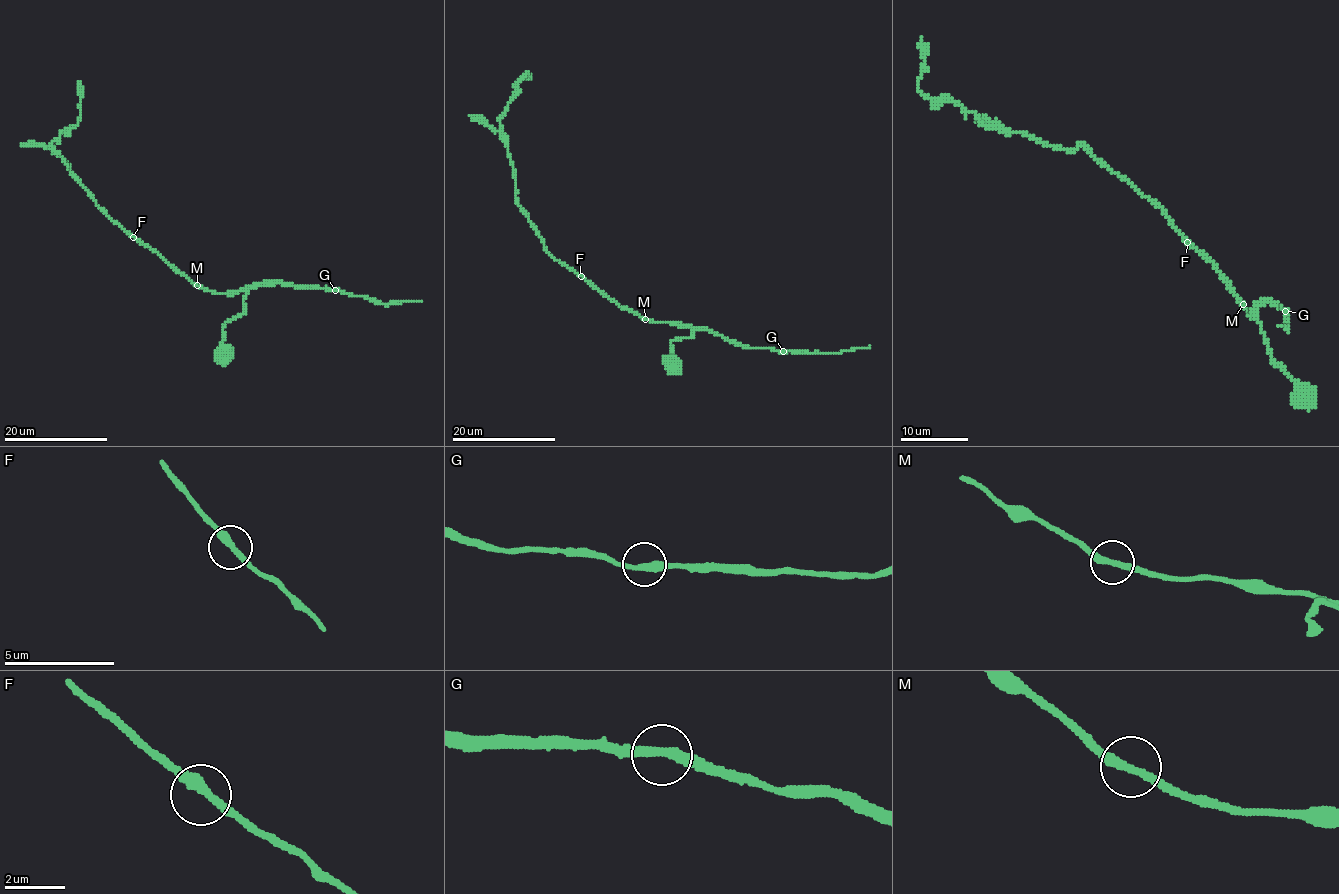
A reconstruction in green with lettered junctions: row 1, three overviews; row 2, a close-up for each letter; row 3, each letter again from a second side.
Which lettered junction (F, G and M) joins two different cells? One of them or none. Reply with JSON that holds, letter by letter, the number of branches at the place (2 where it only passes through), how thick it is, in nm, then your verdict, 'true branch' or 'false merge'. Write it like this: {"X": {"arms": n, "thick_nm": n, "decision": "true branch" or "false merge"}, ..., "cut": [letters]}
{"F": {"arms": 2, "thick_nm": 280, "decision": "true branch"}, "G": {"arms": 2, "thick_nm": 280, "decision": "true branch"}, "M": {"arms": 2, "thick_nm": 280, "decision": "true branch"}, "cut": []}

